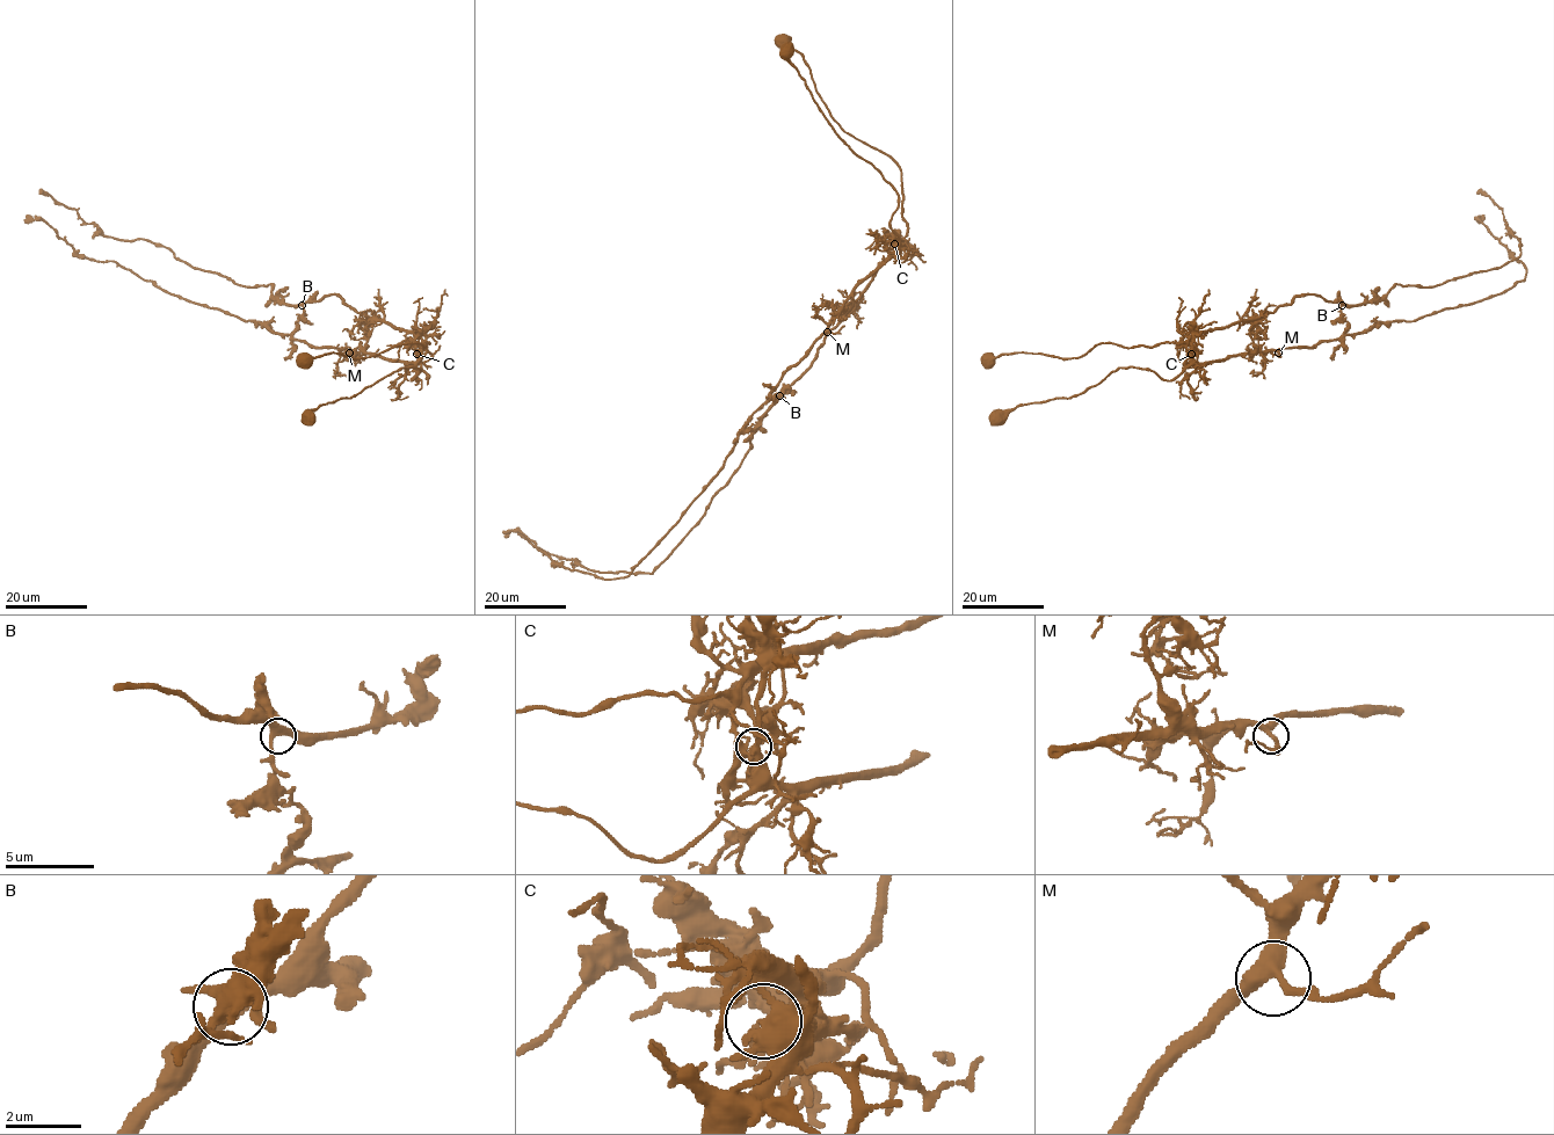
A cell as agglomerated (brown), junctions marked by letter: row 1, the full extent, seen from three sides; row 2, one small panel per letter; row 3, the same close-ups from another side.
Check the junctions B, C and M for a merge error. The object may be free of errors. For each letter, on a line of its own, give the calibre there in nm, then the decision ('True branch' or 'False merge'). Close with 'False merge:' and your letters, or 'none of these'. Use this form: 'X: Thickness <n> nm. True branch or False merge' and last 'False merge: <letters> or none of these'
B: Thickness 340 nm. True branch
C: Thickness 140 nm. False merge
M: Thickness 320 nm. True branch
False merge: C

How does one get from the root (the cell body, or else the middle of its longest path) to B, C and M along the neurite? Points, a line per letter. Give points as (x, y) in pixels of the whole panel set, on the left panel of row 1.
B: (305, 359), (331, 353), (365, 358), (402, 343), (429, 343), (356, 313), (336, 295), (302, 305)
C: (305, 359), (331, 353), (365, 358), (402, 343), (419, 342), (423, 348), (429, 343), (415, 354)
M: (305, 359), (331, 353), (365, 358), (402, 343), (429, 343), (415, 363), (349, 353)

